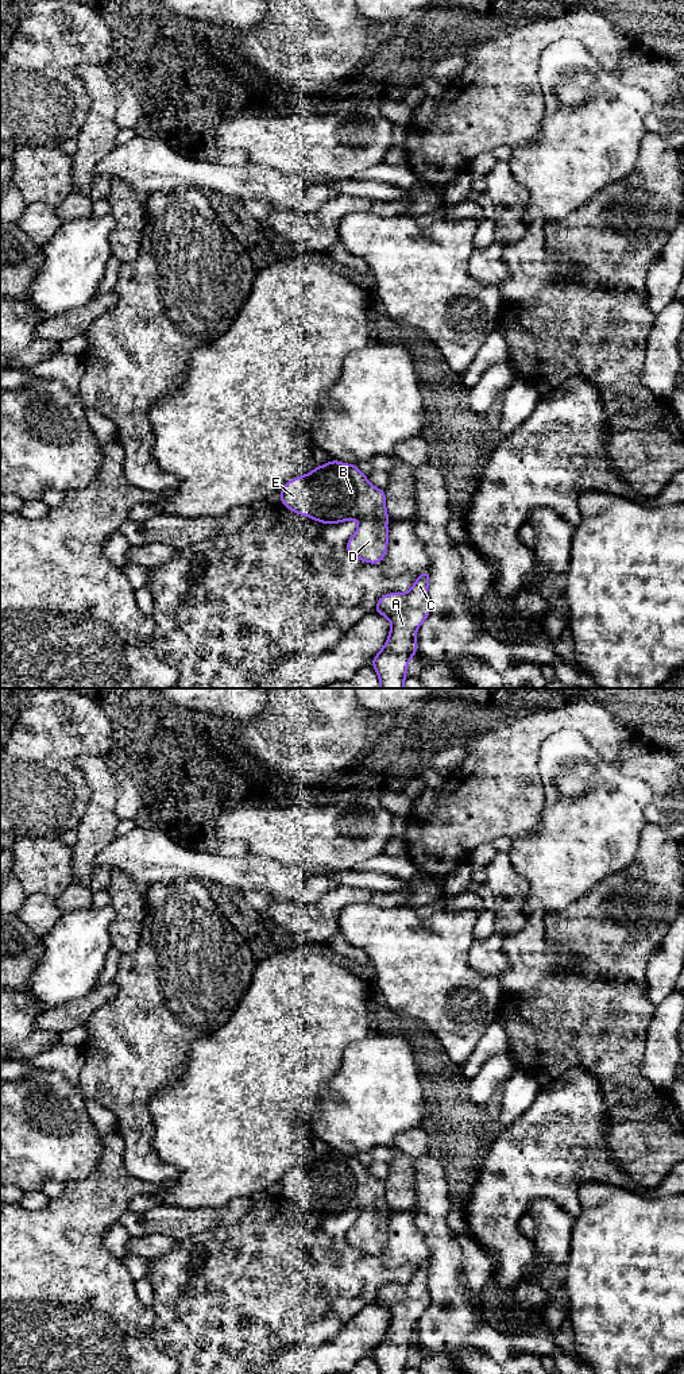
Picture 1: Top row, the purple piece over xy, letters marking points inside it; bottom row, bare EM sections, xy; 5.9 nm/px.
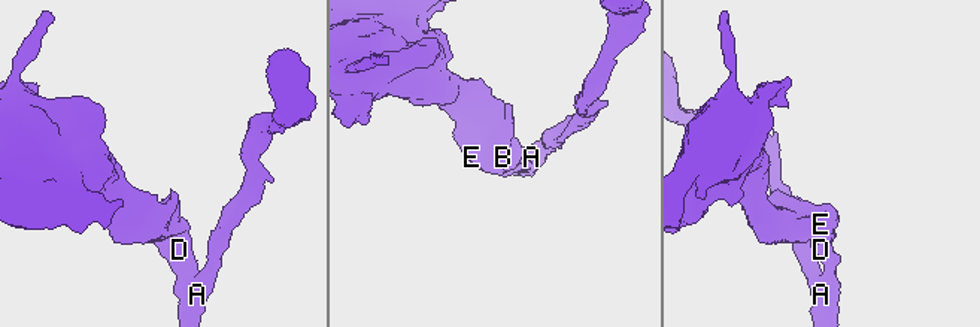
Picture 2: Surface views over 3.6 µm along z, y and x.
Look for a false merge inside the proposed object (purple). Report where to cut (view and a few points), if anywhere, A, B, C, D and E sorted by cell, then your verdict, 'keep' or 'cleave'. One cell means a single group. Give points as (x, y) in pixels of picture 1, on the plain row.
cut none; groups A B C D E; keep

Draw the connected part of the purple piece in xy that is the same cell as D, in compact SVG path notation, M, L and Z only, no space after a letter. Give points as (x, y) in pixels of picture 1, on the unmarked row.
M331 1151L281 1180L281 1196L322 1215L359 1212L347 1243L370 1255L380 1254L389 1235L384 1181L375 1178L355 1155Z

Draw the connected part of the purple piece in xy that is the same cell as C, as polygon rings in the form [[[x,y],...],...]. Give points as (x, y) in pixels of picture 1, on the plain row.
[[[424,1262],[409,1282],[378,1289],[375,1304],[391,1315],[386,1335],[371,1354],[379,1374],[405,1374],[407,1355],[417,1343],[417,1321],[430,1305],[429,1270],[430,1263]]]

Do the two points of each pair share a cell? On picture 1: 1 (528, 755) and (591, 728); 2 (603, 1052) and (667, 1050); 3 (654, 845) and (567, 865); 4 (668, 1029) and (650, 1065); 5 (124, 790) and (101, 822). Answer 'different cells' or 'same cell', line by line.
1: same cell
2: different cells
3: different cells
4: same cell
5: different cells

